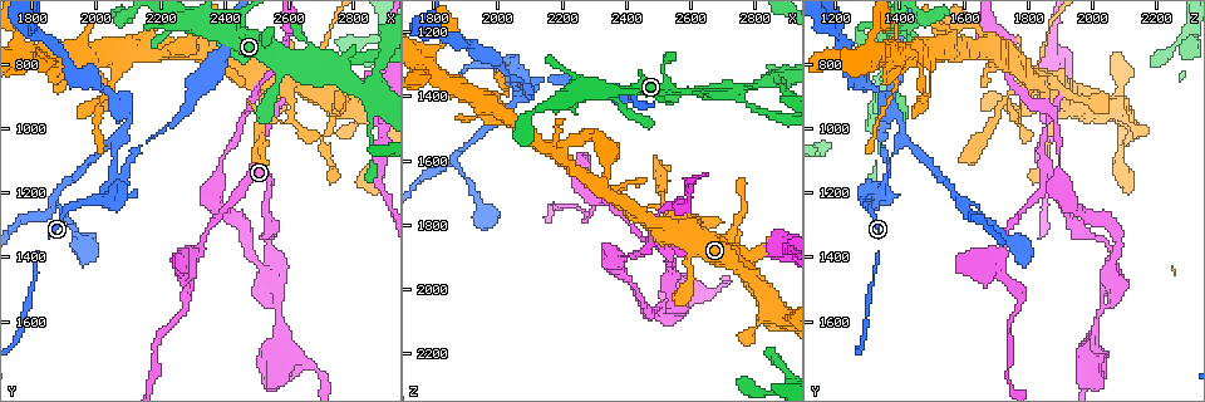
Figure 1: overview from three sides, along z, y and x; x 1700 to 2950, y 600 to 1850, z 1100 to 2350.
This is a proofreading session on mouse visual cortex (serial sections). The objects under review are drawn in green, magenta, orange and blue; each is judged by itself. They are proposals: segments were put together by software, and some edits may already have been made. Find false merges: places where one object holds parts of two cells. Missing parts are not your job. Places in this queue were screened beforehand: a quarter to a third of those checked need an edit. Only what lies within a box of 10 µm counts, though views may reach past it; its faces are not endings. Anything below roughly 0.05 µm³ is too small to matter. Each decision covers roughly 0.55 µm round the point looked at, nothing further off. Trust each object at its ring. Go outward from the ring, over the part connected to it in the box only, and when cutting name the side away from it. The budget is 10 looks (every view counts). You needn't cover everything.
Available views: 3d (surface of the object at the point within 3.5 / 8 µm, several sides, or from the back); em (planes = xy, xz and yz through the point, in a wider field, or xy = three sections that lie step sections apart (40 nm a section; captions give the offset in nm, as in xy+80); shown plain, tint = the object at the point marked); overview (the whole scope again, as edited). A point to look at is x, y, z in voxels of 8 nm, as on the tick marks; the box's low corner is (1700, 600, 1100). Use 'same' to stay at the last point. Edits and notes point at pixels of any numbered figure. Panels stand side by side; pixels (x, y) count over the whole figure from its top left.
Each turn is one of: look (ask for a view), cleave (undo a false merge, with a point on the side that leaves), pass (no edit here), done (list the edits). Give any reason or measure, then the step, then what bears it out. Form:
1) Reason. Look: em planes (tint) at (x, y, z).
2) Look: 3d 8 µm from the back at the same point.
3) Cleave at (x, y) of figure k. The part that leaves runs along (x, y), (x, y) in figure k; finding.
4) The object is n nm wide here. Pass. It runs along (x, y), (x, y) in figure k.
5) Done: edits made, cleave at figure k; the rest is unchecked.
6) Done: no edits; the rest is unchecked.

A narrow waist. Look: 3d 3.5 µm at (2050, 1190, 1340).

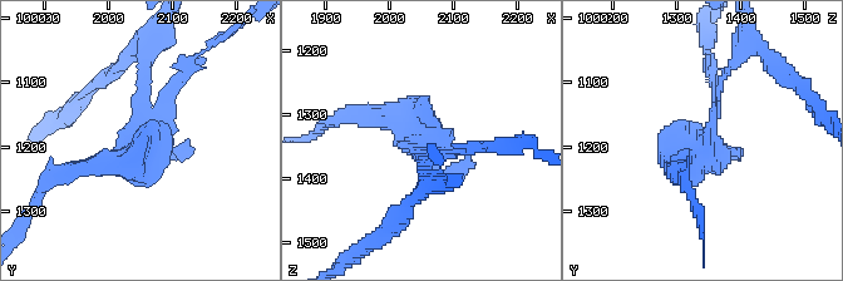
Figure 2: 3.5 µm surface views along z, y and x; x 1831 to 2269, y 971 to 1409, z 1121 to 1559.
Shape alone is not enough. Look: em xy step 5 (plain) at (2050, 1195, 1350).

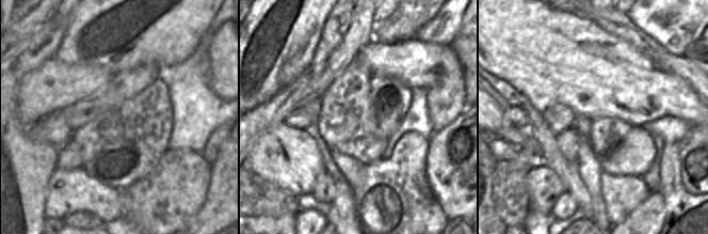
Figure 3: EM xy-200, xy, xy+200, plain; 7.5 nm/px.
With the object marked. Look: em xy step 5 (tint) at the same point.

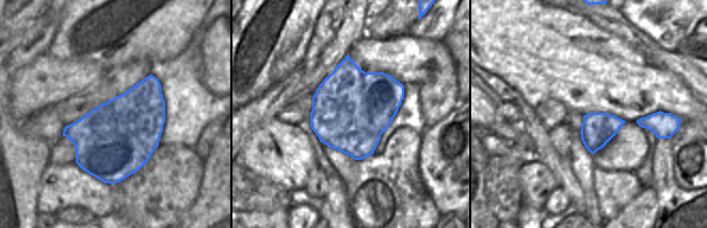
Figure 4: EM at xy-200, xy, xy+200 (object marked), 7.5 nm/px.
The object is 600 nm wide here. Cleave at (151, 57) of figure 2. The part that leaves runs along (700, 152), (710, 141), (723, 75), (745, 40) in figure 2; a second cell is stuck on.

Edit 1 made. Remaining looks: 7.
Redraw. Look: overview.

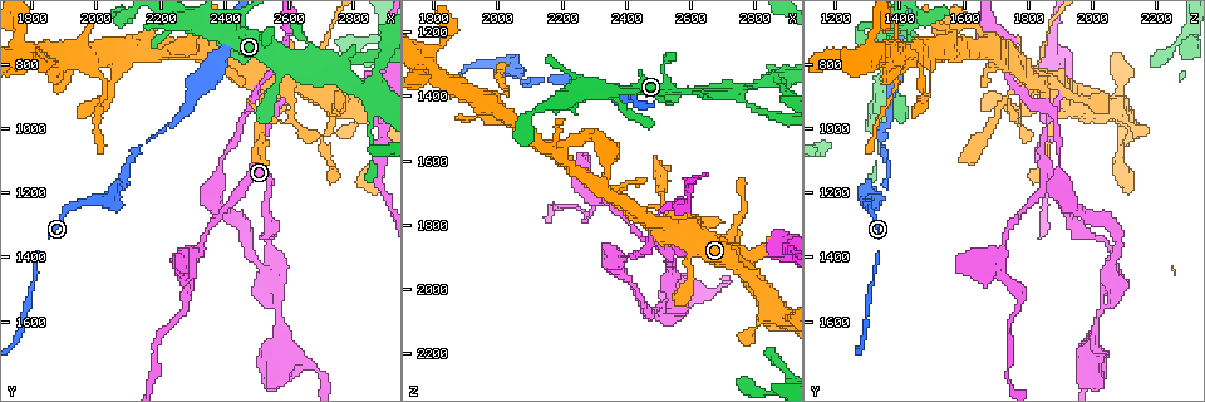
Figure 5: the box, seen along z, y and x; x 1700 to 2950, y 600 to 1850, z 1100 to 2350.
Look: 3d 3.5 µm at (2620, 970, 1780).

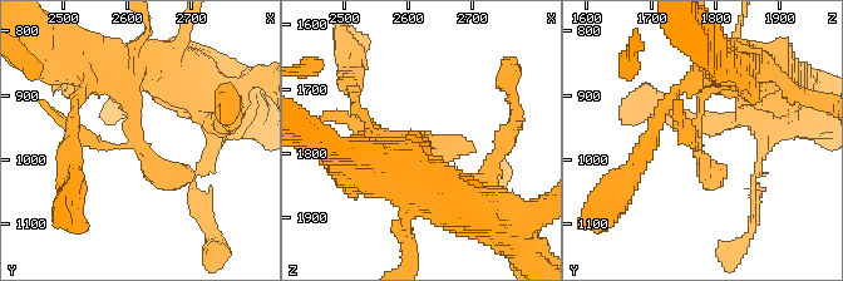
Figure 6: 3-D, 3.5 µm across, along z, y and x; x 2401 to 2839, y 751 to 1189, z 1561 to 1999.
Shape alone is not enough. Look: em xy step 1 (tint) at (2620, 970, 1775).

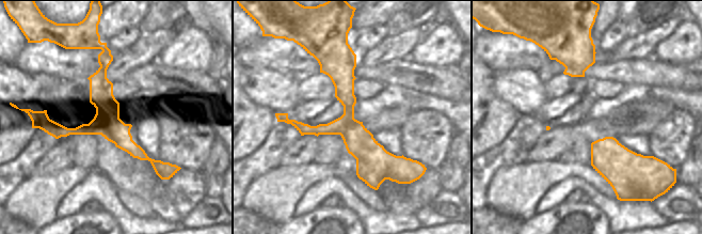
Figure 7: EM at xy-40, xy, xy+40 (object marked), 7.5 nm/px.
The object is 220 nm wide here. Pass. It runs along (118, 63), (141, 147), (195, 178) in figure 6; all the same cell.

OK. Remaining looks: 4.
Two arms in line, one across. Look: 3d 3.5 µm at (2730, 800, 1380).

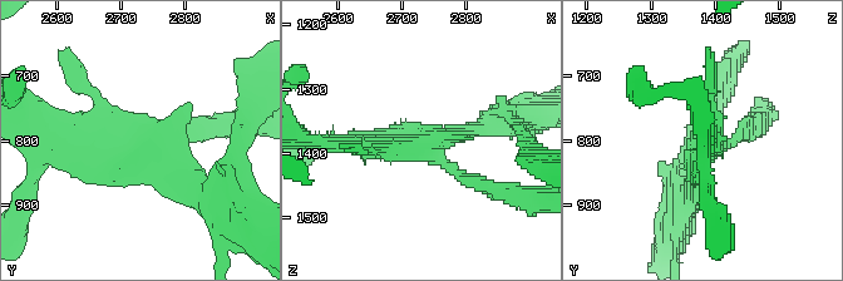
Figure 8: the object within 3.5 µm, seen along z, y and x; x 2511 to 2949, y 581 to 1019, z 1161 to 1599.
Shape alone is not enough. Look: em xy step 2 (tint) at (2730, 805, 1390).

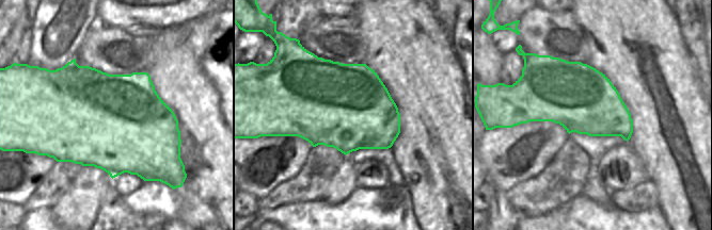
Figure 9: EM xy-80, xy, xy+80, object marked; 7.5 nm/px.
Cut it another way. Look: em planes (tint) at the same point.

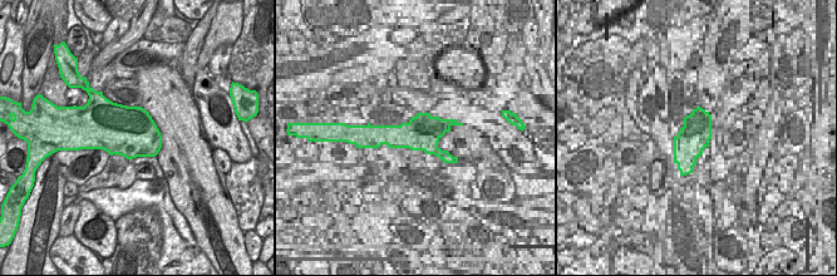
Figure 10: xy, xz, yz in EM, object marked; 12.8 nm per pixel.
The object is 650 nm wide here. Pass. It runs along (63, 126), (139, 141), (208, 191) in figure 8; all the same cell.

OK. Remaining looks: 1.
Done: edits made, cleave at figure 2; the rest is unchecked.

